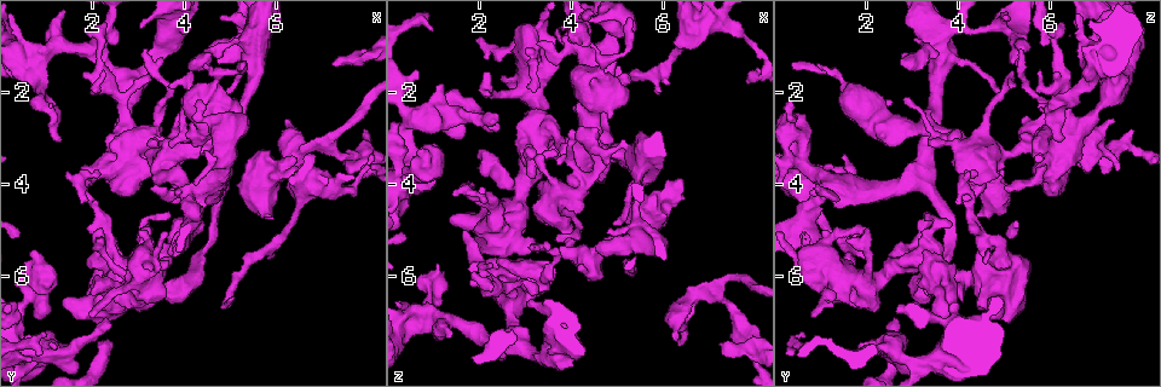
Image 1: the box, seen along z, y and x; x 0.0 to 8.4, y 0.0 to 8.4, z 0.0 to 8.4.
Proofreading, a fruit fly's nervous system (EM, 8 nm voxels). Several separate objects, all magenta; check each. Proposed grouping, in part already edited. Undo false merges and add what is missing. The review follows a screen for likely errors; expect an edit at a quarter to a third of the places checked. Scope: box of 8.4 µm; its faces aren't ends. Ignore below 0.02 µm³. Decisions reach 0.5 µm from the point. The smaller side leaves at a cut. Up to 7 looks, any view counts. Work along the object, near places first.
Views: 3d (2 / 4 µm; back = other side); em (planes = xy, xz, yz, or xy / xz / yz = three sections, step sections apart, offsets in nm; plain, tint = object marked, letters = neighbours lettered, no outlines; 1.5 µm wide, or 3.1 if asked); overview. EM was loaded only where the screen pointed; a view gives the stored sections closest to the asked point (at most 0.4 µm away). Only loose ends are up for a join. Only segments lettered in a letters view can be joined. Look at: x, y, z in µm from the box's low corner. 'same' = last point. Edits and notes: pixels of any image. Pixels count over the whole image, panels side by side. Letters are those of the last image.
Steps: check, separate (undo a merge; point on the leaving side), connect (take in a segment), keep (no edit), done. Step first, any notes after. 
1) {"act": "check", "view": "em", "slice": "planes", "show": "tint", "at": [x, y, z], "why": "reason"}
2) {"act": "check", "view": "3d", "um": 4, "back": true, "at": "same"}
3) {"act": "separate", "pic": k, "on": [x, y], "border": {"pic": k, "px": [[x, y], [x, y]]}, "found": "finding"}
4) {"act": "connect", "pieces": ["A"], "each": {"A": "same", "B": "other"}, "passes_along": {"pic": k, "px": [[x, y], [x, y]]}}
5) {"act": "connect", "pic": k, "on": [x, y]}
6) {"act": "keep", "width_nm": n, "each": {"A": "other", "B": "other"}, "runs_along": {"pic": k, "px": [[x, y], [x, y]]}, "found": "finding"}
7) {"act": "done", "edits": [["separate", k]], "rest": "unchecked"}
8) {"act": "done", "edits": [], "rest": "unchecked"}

{"act": "check", "view": "em", "slice": "planes", "show": "letters", "at": [6.30, 3.45, 3.80], "why": "end of a long branch"}

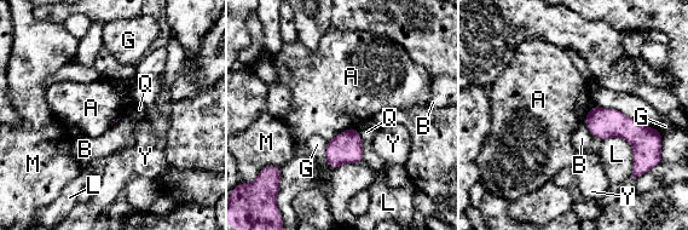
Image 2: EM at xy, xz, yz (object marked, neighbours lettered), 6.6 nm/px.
{"act": "keep", "longest_contact_nm": ["L", 320], "each": {"A": "other", "B": "other", "G": "other", "L": "other", "M": "other", "Q": "other", "Y": "other"}, "found": "none of them fits"}

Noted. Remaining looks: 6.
{"act": "check", "view": "em", "slice": "planes", "show": "letters", "at": [6.15, 2.60, 7.35]}

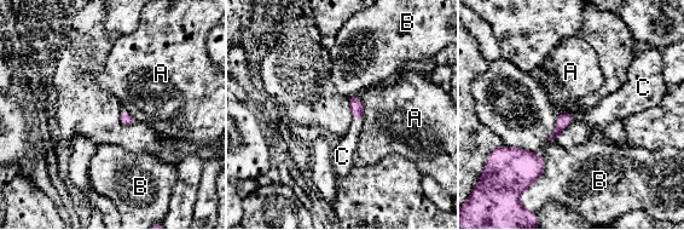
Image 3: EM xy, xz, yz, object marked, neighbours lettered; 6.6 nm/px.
{"act": "connect", "pieces": ["C"], "each": {"A": "other", "B": "other", "C": "same"}, "passes_along": {"pic": 3, "px": [[357, 109], [358, 119], [343, 153]]}, "found": "the neuron continues"}

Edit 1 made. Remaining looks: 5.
{"act": "done", "edits": [["connect", 3]], "rest": "unchecked"}

